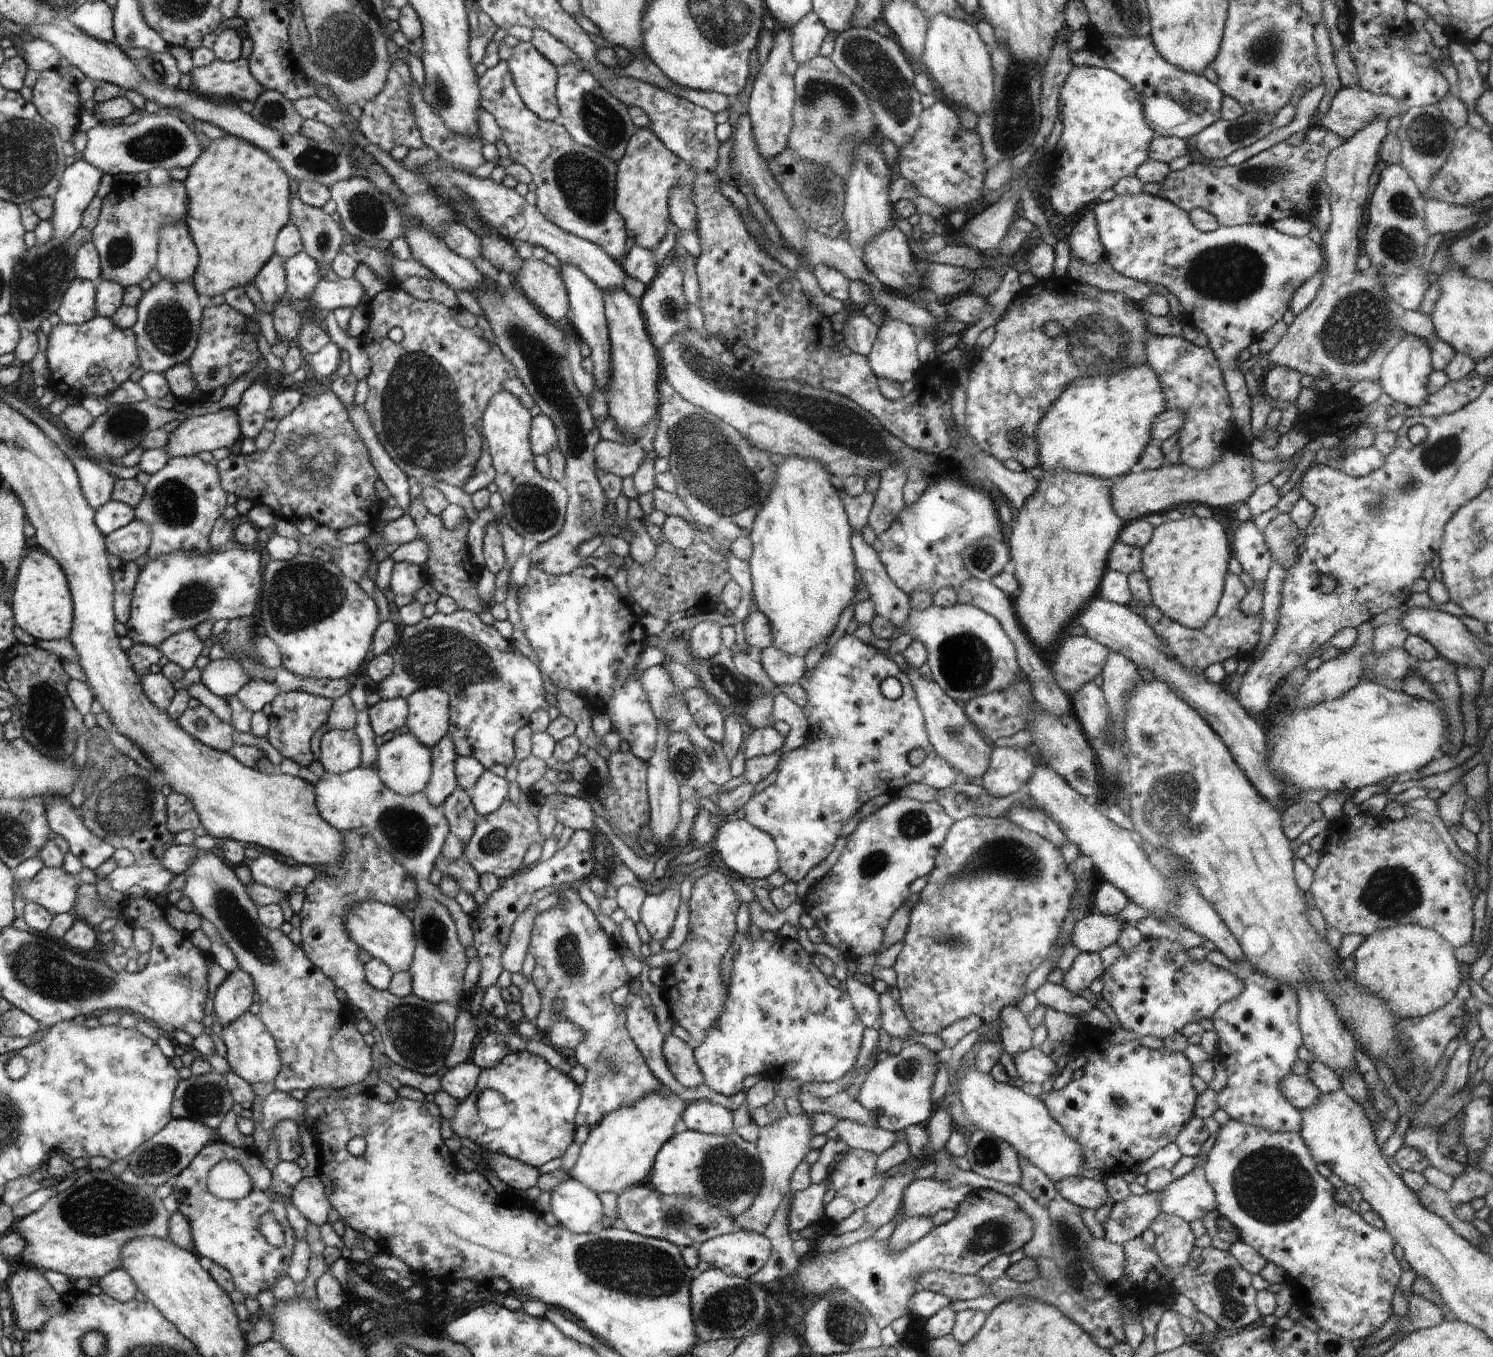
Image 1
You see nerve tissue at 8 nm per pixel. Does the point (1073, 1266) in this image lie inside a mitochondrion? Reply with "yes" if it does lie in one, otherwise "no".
yes

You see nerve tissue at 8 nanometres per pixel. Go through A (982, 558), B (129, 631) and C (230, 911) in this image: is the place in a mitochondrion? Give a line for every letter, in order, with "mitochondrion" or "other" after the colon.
A: mitochondrion
B: other
C: mitochondrion

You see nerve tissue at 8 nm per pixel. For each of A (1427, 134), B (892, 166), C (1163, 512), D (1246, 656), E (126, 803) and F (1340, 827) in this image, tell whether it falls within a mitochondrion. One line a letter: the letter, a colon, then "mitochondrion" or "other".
A: mitochondrion
B: other
C: other
D: other
E: mitochondrion
F: other

